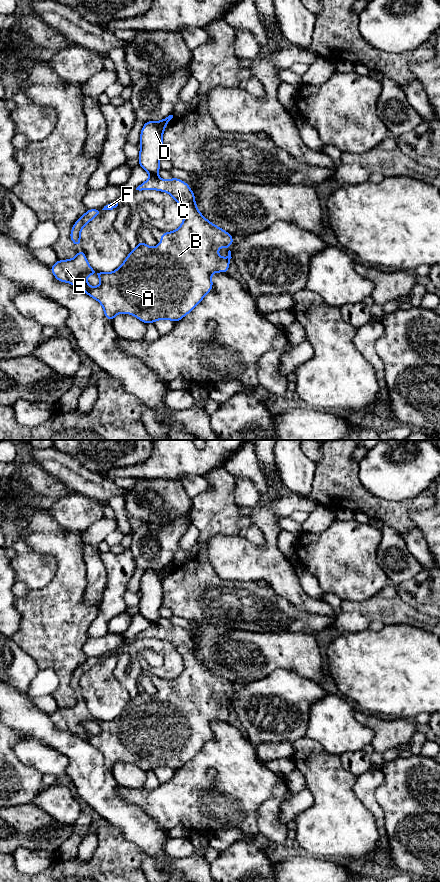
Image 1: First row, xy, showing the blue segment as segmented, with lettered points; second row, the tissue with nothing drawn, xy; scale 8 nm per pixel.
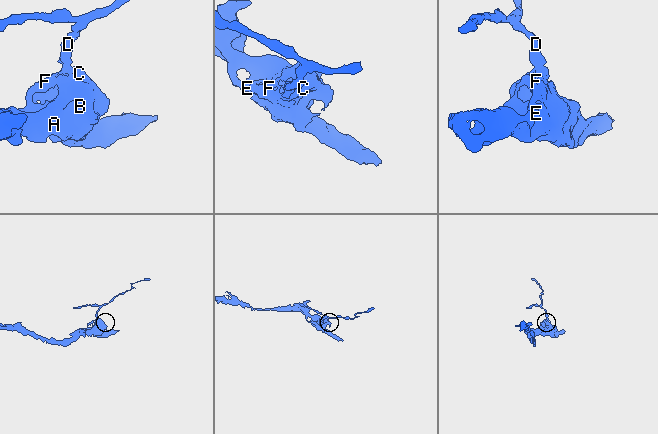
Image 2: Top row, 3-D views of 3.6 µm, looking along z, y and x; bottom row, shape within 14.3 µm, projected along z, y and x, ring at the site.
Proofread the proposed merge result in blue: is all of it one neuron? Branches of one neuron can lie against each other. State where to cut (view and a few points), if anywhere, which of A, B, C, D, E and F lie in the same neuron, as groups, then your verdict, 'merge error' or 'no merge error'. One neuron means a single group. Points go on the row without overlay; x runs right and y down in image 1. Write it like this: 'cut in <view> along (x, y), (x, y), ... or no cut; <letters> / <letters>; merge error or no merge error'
cut in xy along (151, 622), (156, 623); A B C E F / D; merge error

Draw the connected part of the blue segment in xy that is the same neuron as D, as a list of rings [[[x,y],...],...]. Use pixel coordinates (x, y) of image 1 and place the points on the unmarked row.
[[[169,563],[161,569],[148,569],[140,582],[139,613],[150,623],[157,623],[161,617],[159,609],[163,600],[163,580],[173,563]]]

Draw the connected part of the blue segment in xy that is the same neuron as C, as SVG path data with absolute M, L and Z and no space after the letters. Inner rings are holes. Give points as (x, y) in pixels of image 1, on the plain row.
M151 623L136 638L159 638L170 642L183 660L184 668L180 675L173 680L163 680L156 695L149 695L139 689L138 694L130 699L122 713L110 721L93 718L81 697L73 707L58 708L50 718L58 729L68 730L99 749L105 765L111 770L117 762L127 761L145 772L160 767L177 771L211 739L211 723L214 720L228 720L231 699L228 699L226 706L221 706L217 698L219 695L229 696L234 687L199 660L194 641L183 628L174 625L164 628L157 623ZM91 722L96 722L100 726L101 732L98 735L90 735L87 731L86 727Z

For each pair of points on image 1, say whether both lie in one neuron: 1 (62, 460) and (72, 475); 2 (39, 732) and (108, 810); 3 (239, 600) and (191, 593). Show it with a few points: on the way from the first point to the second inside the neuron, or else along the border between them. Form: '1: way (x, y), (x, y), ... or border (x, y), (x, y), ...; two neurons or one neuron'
1: way (62, 464), (69, 471); one neuron
2: way (61, 742), (86, 767), (98, 788); one neuron
3: way (227, 600), (213, 600), (203, 596); one neuron

